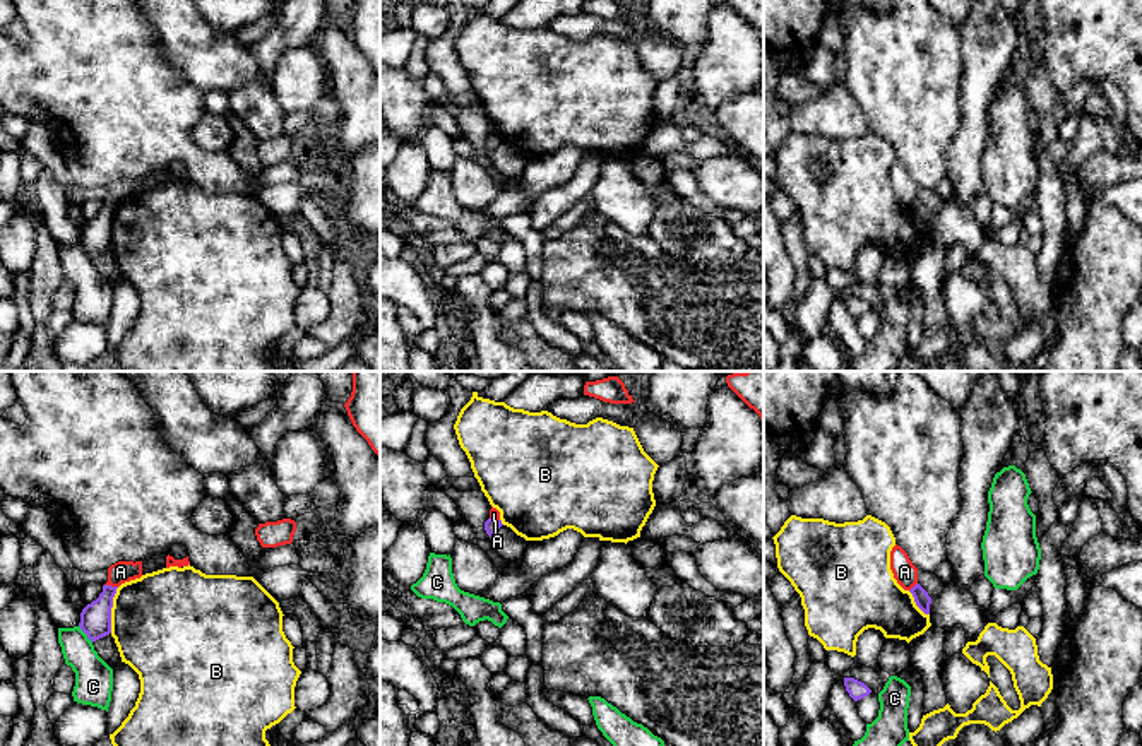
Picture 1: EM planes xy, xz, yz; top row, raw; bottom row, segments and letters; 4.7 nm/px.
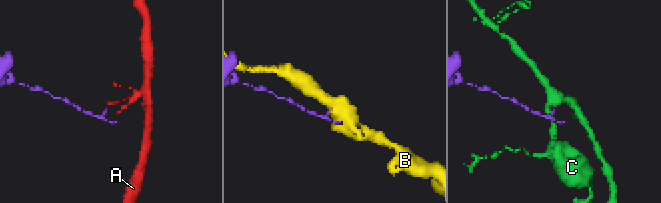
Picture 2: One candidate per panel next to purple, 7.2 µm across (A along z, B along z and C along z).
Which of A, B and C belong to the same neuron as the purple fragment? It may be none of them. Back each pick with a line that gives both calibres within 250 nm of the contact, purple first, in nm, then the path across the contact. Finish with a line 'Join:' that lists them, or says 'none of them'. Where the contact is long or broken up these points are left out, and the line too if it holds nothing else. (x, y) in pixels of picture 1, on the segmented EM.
Join: none of them

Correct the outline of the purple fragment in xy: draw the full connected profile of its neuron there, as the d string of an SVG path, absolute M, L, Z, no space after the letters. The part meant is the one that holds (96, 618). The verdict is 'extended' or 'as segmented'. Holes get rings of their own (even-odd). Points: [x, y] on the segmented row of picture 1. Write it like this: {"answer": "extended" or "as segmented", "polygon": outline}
{"answer": "as segmented", "polygon": "M103 585L103 592L96 601L87 604L80 613L80 630L91 642L111 633L111 607L118 587Z"}

